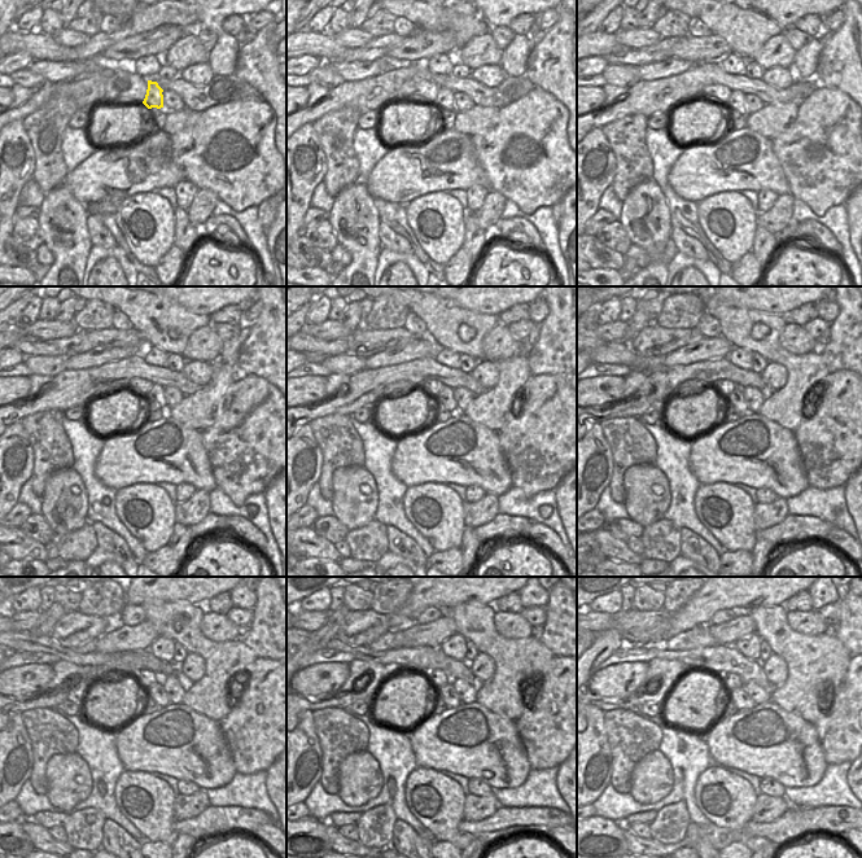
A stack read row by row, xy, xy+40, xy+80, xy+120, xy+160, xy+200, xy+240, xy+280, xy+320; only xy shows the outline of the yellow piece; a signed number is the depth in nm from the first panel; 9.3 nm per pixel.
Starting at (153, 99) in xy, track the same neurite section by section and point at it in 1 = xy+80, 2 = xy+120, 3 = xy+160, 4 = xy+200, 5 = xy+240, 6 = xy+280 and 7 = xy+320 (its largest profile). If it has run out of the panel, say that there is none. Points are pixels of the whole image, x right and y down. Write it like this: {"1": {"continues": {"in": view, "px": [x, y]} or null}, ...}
{"1": {"continues": {"in": "xy+80", "px": [735, 103]}}, "2": {"continues": {"in": "xy+120", "px": [156, 395]}}, "3": {"continues": {"in": "xy+160", "px": [446, 398]}}, "4": {"continues": {"in": "xy+200", "px": [736, 399]}}, "5": {"continues": {"in": "xy+240", "px": [156, 691]}}, "6": {"continues": {"in": "xy+280", "px": [447, 694]}}, "7": {"continues": {"in": "xy+320", "px": [742, 700]}}}

